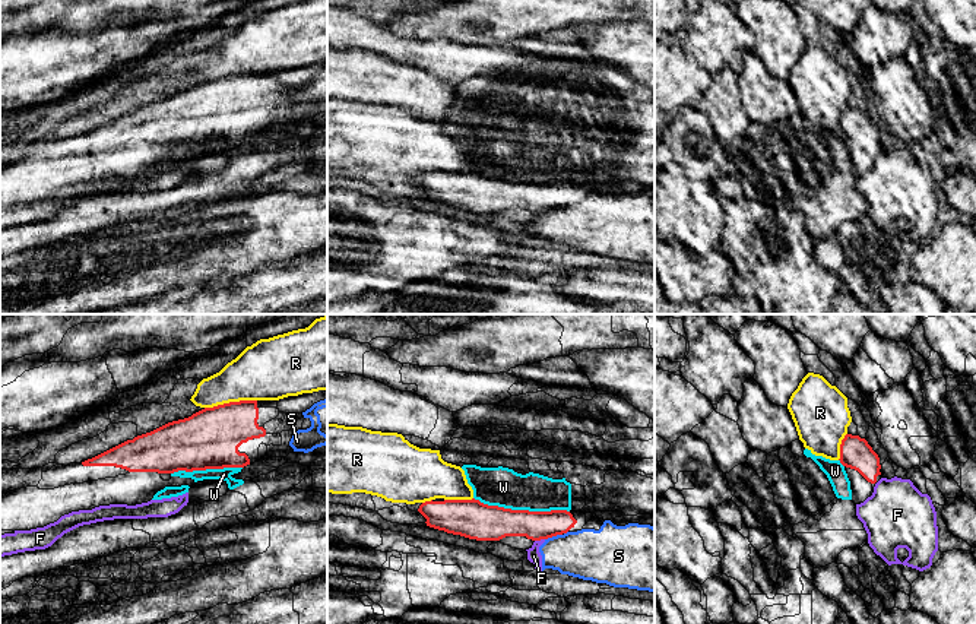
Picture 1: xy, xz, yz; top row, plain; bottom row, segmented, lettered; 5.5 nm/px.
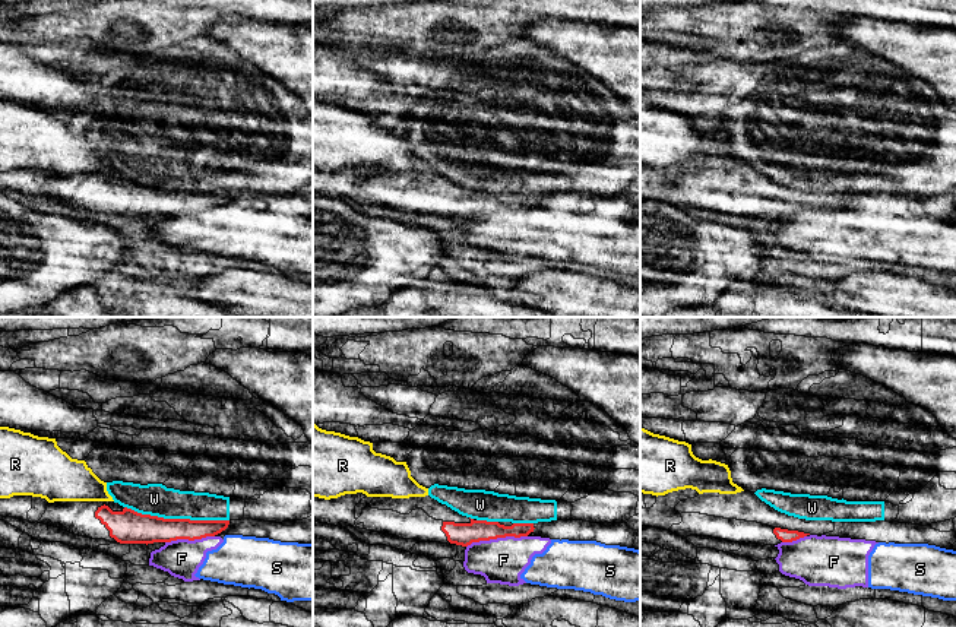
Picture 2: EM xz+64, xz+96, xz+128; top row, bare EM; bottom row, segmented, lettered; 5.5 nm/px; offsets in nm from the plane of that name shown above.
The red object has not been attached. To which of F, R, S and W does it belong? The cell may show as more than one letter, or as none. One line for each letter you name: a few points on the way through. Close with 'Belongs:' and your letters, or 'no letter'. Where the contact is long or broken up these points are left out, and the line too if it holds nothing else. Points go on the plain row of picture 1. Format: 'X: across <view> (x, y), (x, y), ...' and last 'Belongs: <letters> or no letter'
Belongs: no letter

